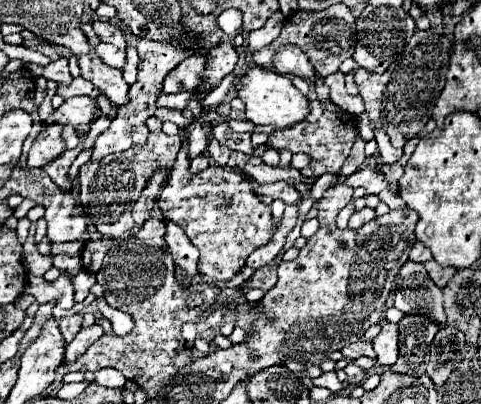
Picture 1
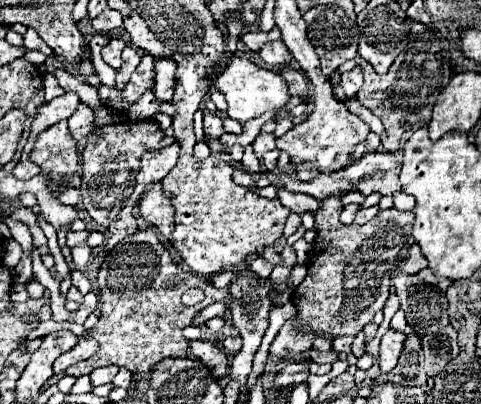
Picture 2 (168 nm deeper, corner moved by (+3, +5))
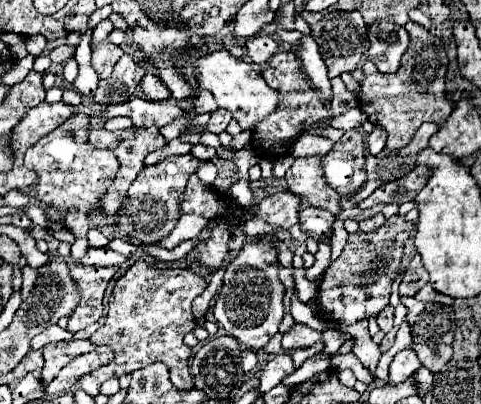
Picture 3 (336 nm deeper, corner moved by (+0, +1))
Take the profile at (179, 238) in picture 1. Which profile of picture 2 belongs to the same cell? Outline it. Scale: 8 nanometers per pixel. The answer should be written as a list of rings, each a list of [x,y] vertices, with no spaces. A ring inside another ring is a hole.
[[[151,184],[149,190],[141,196],[139,202],[139,214],[151,222],[161,234],[173,232],[173,206],[169,200],[165,200],[165,194],[161,190],[161,184]]]

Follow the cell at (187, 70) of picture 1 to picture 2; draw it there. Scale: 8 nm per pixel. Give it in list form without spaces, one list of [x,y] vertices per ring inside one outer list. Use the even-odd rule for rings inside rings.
[[[157,60],[155,62],[155,96],[159,100],[171,100],[173,98],[173,88],[175,88],[175,70],[177,64],[173,60]]]

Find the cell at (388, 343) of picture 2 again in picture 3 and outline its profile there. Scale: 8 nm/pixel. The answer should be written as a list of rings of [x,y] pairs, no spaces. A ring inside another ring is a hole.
[[[412,348],[408,350],[402,350],[394,356],[392,364],[390,364],[390,382],[392,384],[400,384],[404,380],[408,380],[410,376],[414,376],[420,368],[420,360],[416,356],[416,352]]]

